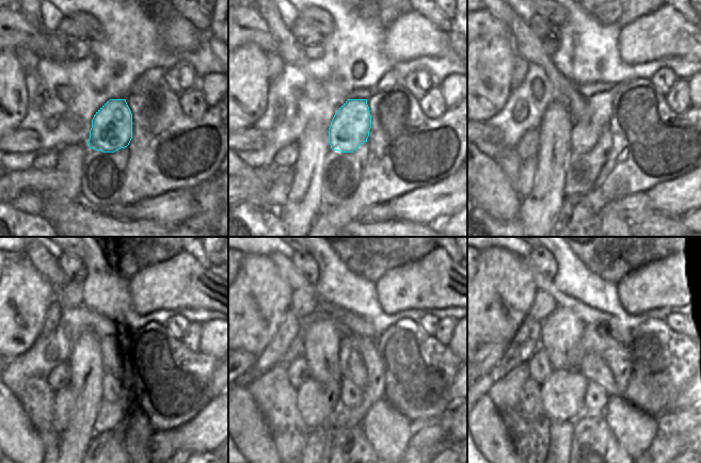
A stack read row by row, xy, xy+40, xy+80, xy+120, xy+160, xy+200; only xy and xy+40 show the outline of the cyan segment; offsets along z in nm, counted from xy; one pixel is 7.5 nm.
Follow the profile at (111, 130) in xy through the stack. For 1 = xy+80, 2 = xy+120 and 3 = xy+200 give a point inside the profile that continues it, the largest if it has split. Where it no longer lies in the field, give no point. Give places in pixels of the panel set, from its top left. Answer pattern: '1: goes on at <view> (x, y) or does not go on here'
1: goes on at xy+80 (585, 136)
2: goes on at xy+120 (111, 386)
3: goes on at xy+200 (591, 394)

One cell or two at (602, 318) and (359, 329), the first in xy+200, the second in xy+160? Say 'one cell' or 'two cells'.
one cell

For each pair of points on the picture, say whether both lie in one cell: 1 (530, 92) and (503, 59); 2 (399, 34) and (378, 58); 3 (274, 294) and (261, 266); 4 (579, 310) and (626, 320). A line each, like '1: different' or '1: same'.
1: different
2: different
3: same
4: different

